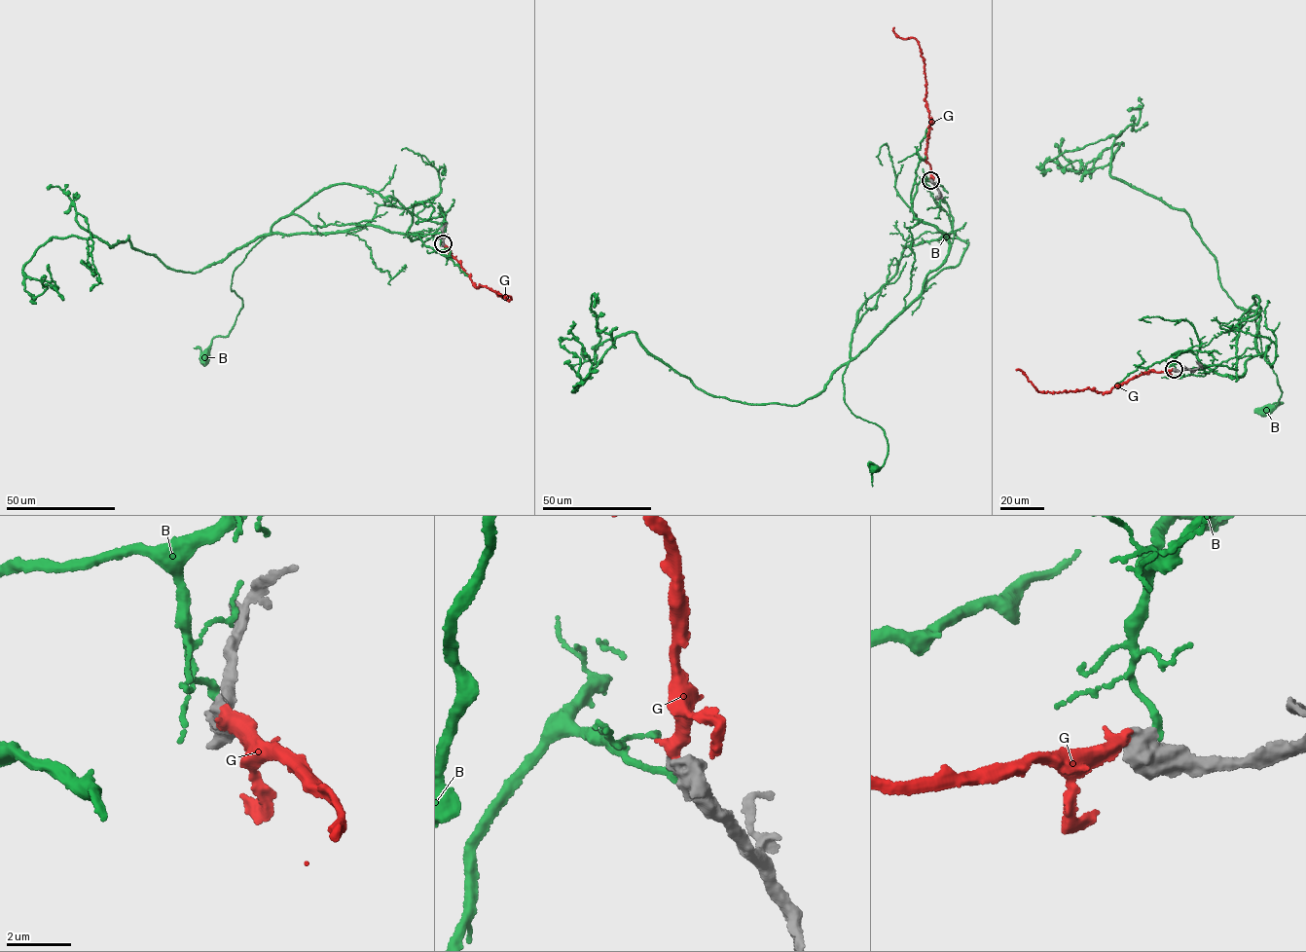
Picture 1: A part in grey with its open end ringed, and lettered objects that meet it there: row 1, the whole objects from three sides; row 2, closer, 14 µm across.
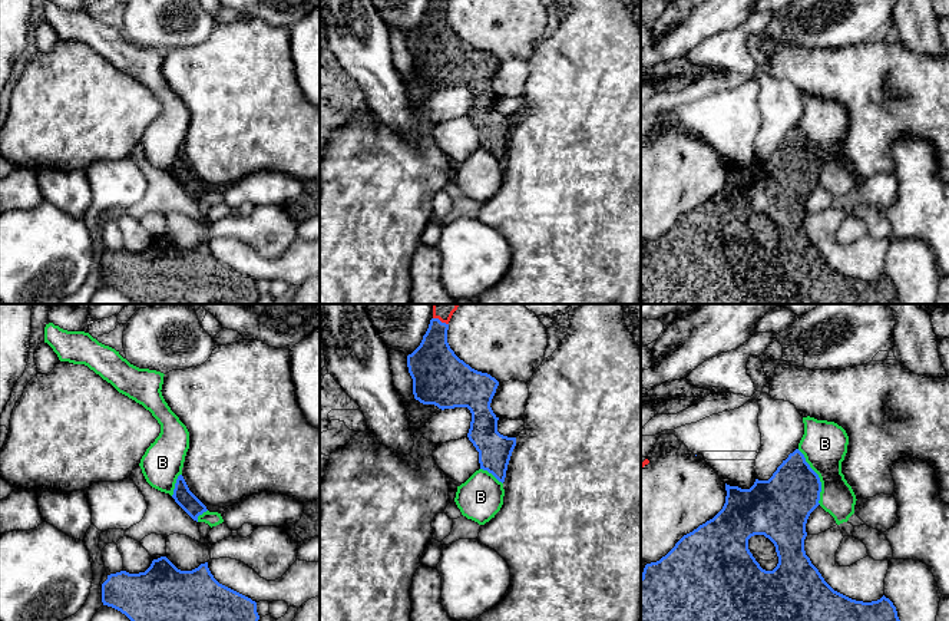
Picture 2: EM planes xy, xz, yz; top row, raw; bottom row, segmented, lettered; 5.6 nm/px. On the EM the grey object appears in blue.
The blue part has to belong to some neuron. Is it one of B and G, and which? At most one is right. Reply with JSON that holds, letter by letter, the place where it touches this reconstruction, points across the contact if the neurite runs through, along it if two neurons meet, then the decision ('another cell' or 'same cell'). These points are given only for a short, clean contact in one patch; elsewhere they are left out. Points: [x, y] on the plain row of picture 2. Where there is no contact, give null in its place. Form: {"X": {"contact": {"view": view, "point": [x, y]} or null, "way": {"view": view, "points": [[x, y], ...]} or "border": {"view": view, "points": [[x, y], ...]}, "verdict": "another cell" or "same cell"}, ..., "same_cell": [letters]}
{"B": {"contact": {"view": "yz", "point": [817, 155]}, "border": {"view": "yz", "points": [[797, 128], [819, 157], [820, 182]]}, "verdict": "another cell"}, "G": {"contact": {"view": "xz", "point": [445, 2]}, "verdict": "same cell"}, "same_cell": ["G"]}

